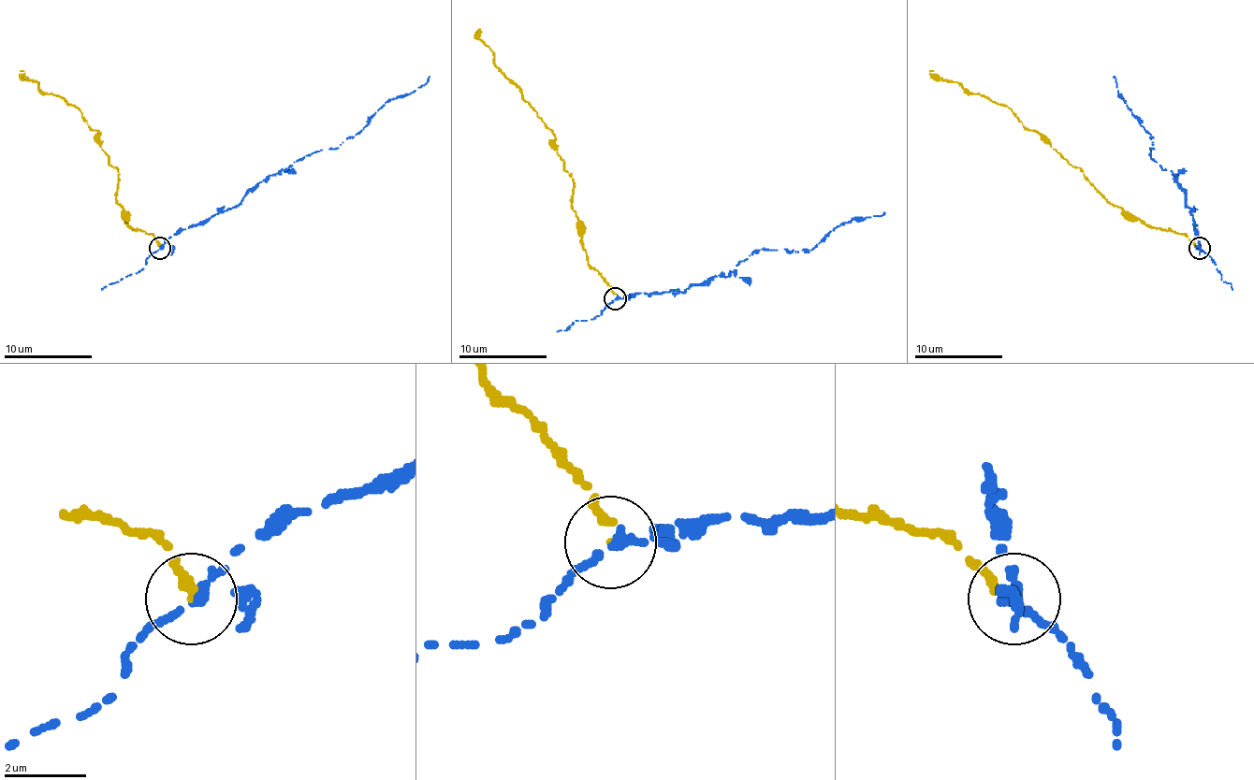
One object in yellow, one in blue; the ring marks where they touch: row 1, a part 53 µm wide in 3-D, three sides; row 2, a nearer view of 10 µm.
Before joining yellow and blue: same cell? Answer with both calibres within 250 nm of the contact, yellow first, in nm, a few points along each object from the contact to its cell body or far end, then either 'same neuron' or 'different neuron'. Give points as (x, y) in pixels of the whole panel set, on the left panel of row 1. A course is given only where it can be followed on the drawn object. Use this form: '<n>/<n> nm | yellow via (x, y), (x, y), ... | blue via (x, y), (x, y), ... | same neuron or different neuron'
180/170 nm | yellow via (159, 248), (151, 233), (126, 224), (115, 197), (117, 166), (109, 165), (100, 132), (21, 70) | blue via (159, 248), (183, 228), (227, 210), (296, 160), (335, 150), (388, 101), (410, 94), (430, 77) | different neuron

